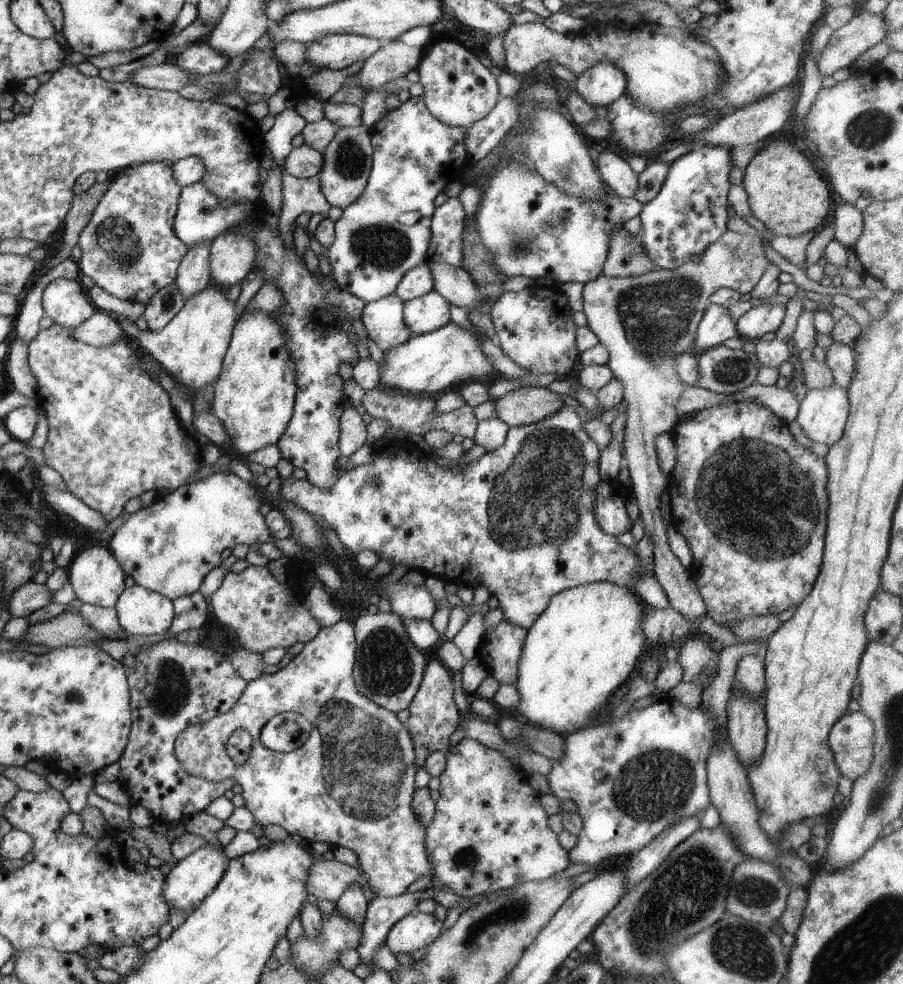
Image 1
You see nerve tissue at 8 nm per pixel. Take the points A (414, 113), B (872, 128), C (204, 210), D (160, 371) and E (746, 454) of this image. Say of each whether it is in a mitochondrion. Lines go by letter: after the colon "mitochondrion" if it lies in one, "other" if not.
A: other
B: mitochondrion
C: mitochondrion
D: other
E: other

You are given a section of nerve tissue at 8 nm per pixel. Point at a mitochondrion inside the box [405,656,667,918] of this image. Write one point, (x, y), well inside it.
(466, 858)

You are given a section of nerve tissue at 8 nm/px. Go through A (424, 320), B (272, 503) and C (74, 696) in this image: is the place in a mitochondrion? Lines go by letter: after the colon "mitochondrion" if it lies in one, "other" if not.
A: other
B: other
C: mitochondrion

